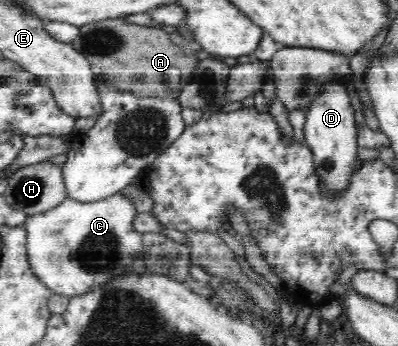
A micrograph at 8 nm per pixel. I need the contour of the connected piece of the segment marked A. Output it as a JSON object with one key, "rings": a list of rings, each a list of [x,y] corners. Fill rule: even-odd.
{"rings":[[[116,18],[94,21],[79,28],[80,33],[71,44],[88,59],[90,65],[98,67],[104,73],[103,81],[112,81],[112,74],[116,73],[116,85],[124,85],[124,89],[138,89],[138,93],[144,93],[144,97],[178,99],[184,87],[190,83],[192,72],[200,60],[193,52],[184,51],[174,44],[169,34],[158,26],[142,26]]]}

